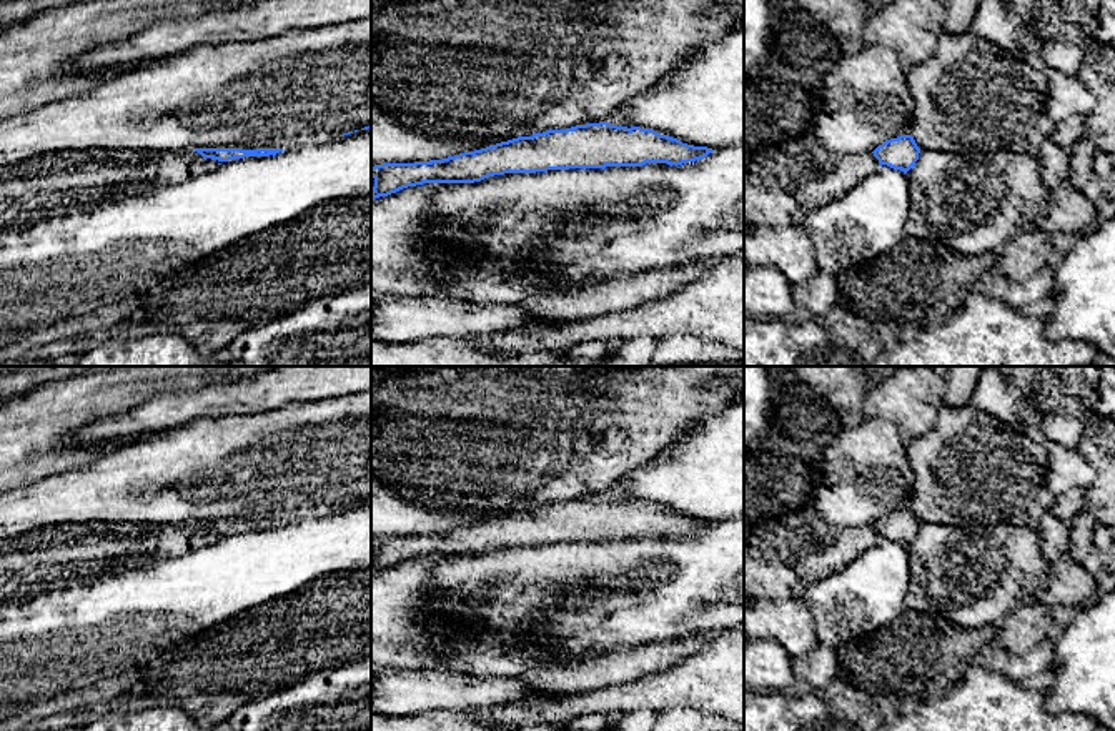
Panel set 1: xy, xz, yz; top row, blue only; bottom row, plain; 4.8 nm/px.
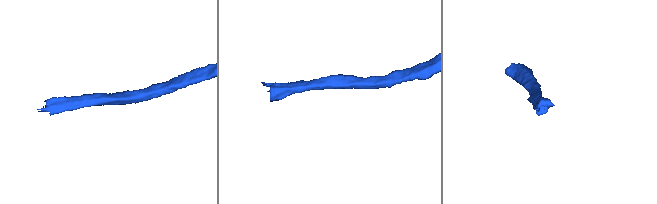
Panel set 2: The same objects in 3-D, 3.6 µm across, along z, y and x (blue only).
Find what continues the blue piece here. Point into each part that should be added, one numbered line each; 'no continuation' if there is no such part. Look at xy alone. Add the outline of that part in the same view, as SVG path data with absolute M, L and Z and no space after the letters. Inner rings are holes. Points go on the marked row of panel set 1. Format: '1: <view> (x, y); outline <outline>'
no continuation

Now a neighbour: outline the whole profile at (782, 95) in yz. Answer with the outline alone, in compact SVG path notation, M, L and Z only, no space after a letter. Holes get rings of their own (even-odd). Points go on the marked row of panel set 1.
M799 5L774 15L766 58L744 75L744 155L812 132L822 107L824 78L844 57L839 42Z

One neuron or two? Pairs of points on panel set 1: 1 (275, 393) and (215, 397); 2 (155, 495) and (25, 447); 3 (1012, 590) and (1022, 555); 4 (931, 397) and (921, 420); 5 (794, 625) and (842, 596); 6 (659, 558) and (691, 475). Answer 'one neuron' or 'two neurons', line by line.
1: one neuron
2: two neurons
3: one neuron
4: one neuron
5: two neurons
6: two neurons

